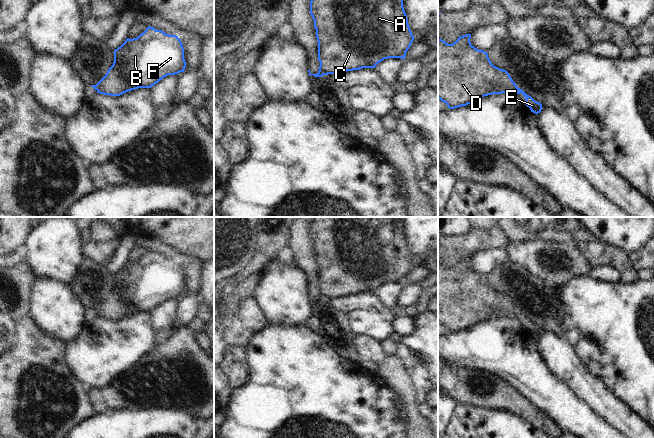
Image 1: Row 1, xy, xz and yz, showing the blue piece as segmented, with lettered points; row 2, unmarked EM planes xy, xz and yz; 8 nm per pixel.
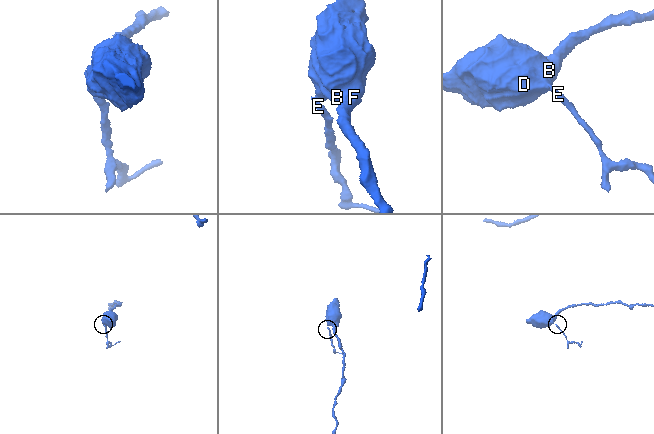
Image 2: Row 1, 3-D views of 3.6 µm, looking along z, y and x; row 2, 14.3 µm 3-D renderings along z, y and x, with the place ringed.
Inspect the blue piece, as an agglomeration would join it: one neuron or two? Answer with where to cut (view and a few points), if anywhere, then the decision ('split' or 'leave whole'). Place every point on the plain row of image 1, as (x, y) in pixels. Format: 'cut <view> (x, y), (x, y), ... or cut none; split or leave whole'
cut xz (319, 290), (324, 298); split

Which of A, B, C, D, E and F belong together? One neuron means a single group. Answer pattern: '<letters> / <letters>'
A B C D F / E

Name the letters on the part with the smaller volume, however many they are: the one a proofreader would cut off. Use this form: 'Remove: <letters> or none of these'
Remove: E

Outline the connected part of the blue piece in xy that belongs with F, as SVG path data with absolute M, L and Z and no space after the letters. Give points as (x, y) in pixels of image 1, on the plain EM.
M151 250L137 262L127 262L120 271L114 274L113 289L95 309L97 317L120 320L138 312L151 312L168 299L184 296L186 286L182 269L178 260L166 258Z

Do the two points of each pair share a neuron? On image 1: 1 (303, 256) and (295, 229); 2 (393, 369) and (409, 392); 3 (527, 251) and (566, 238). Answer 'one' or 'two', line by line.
1: one
2: one
3: two

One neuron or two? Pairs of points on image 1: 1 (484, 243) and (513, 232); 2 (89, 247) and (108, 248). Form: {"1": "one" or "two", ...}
{"1": "two", "2": "one"}

